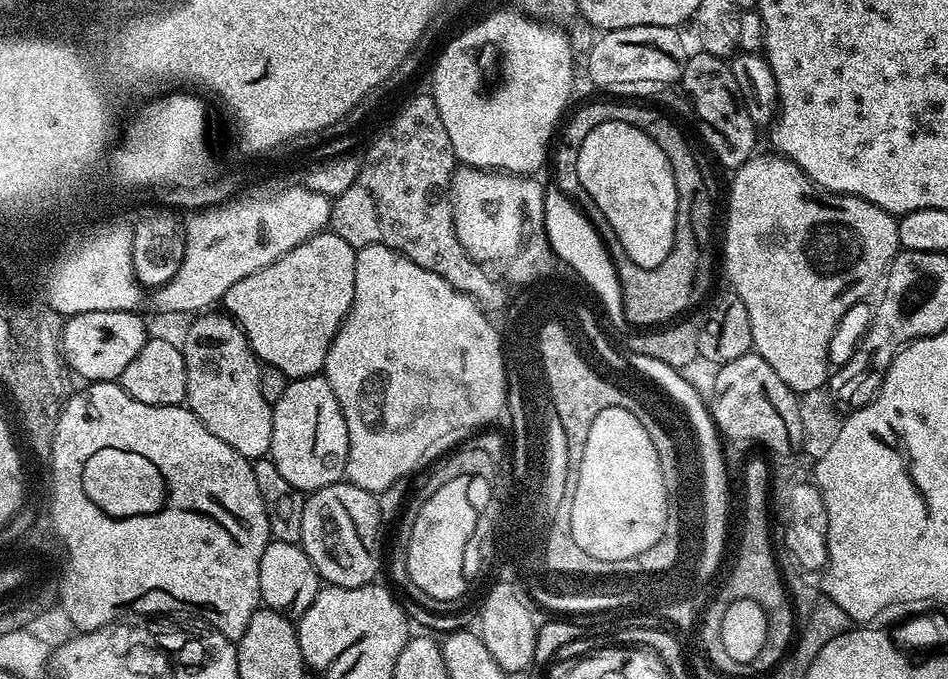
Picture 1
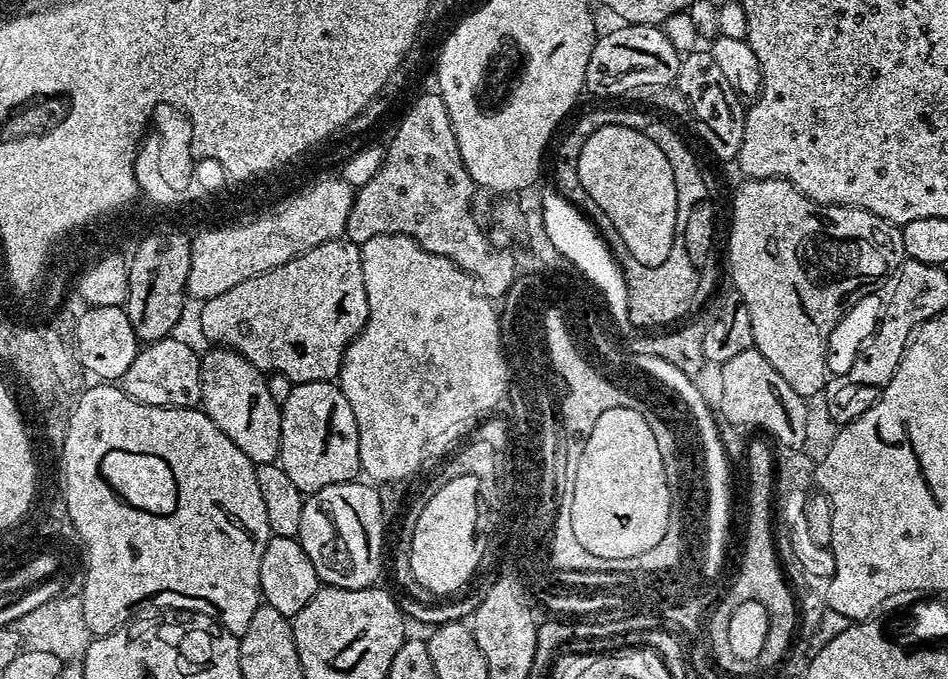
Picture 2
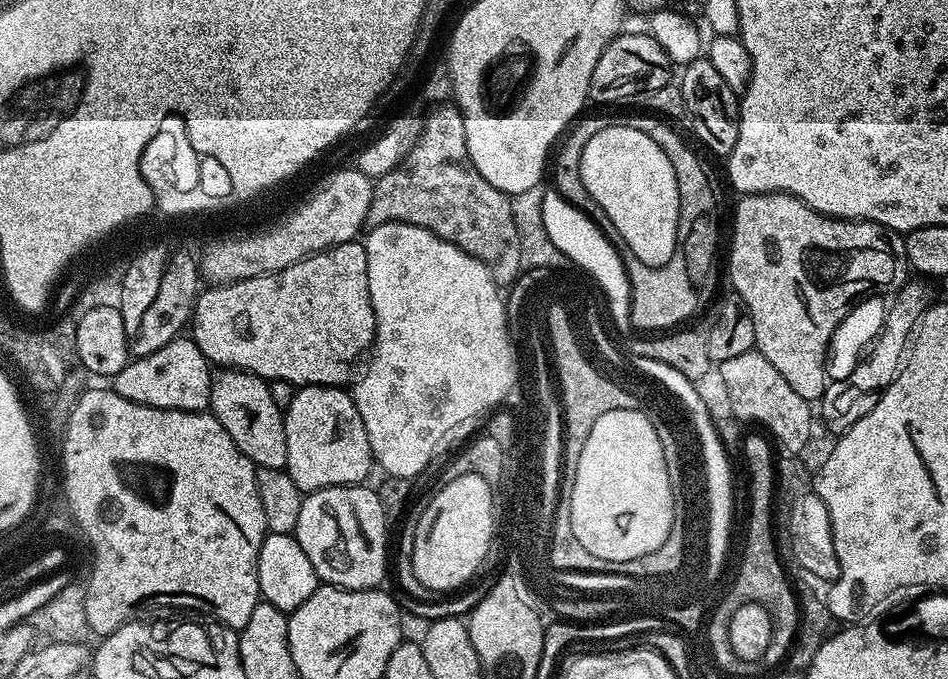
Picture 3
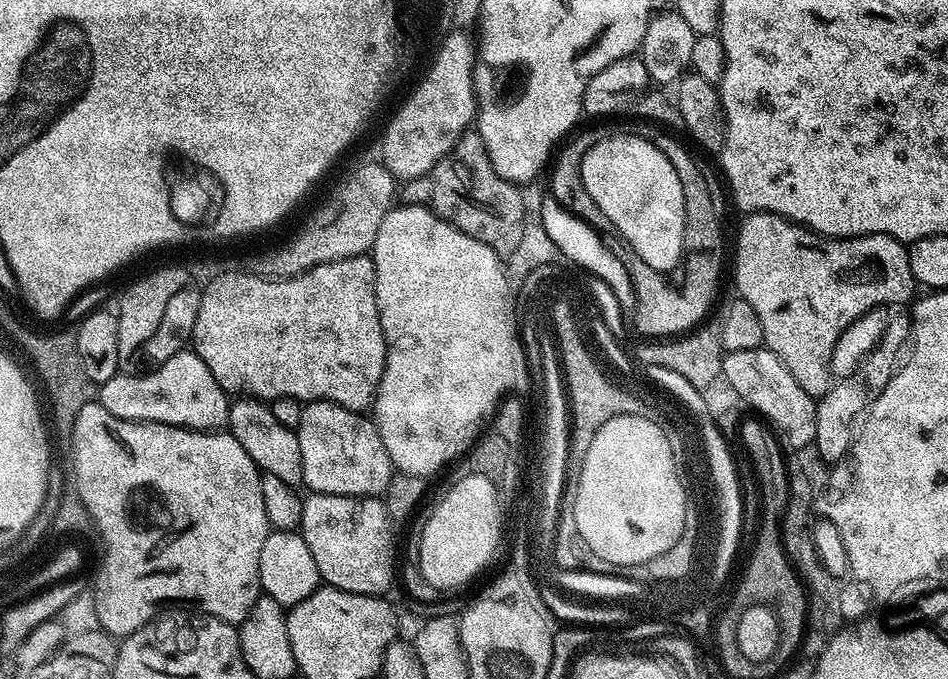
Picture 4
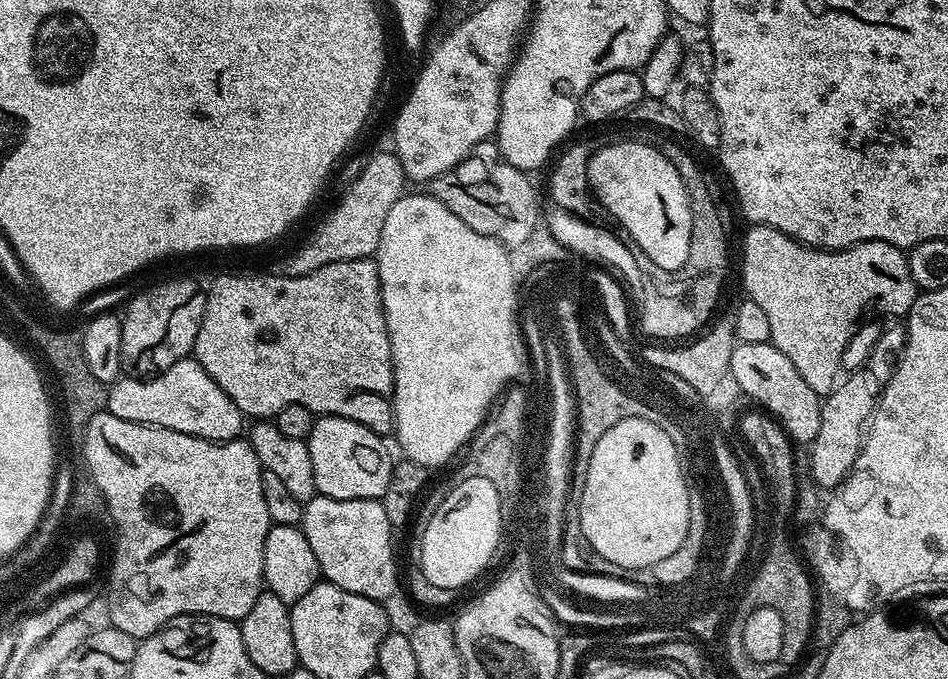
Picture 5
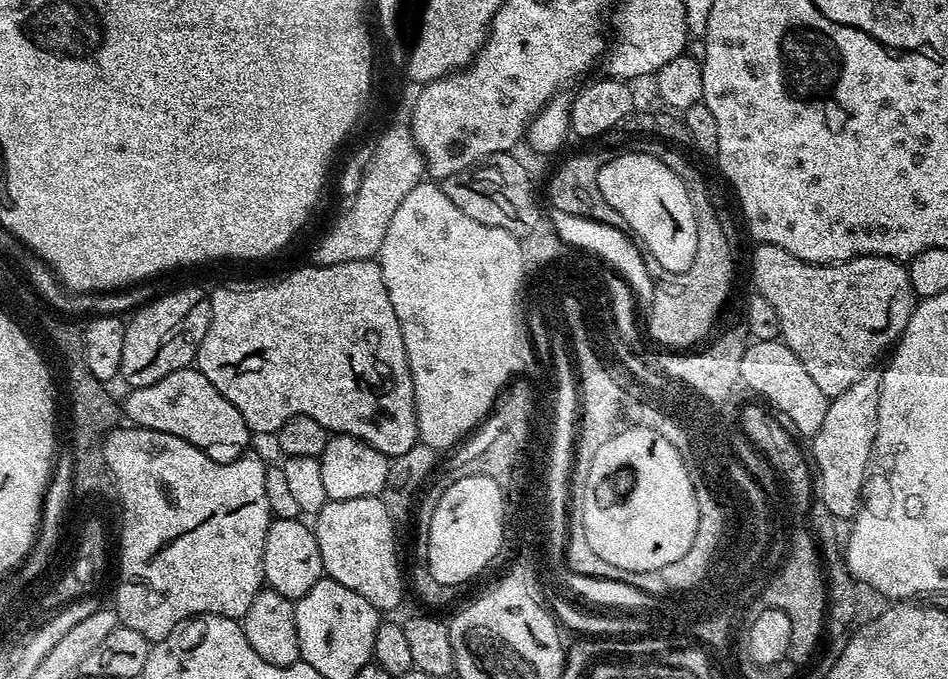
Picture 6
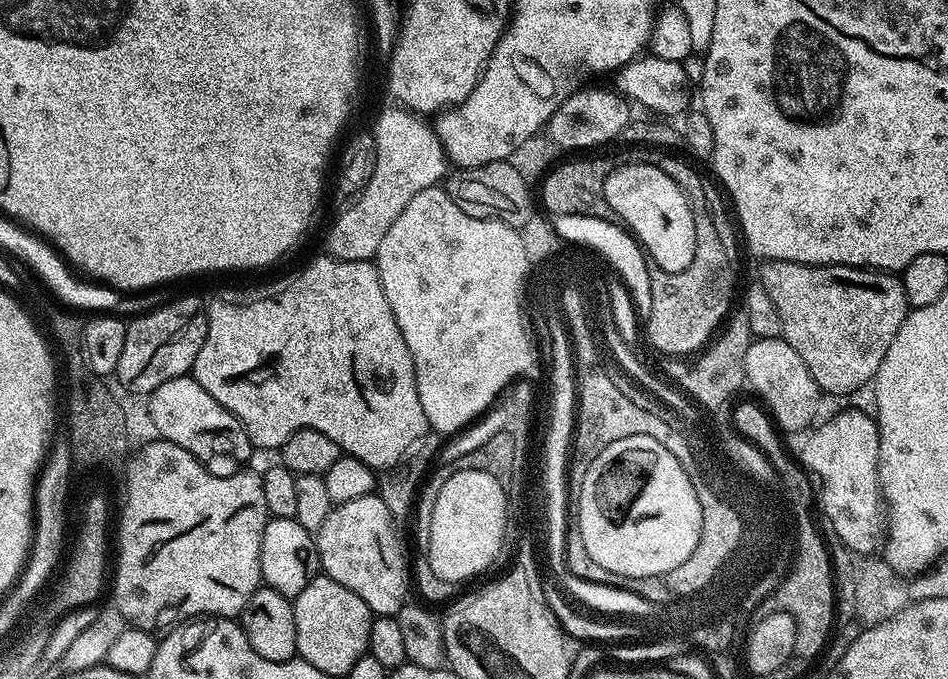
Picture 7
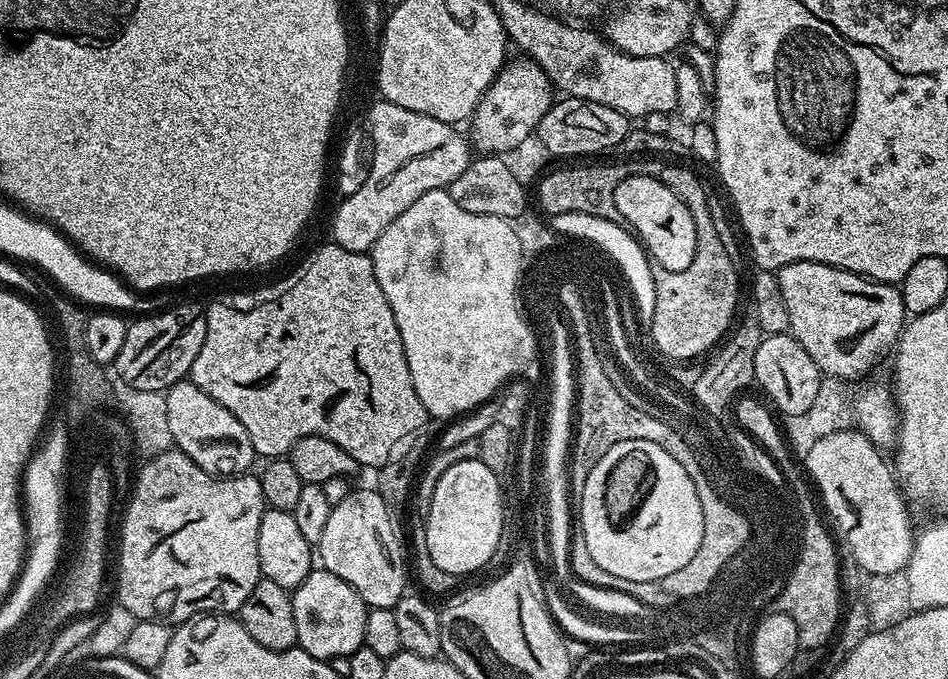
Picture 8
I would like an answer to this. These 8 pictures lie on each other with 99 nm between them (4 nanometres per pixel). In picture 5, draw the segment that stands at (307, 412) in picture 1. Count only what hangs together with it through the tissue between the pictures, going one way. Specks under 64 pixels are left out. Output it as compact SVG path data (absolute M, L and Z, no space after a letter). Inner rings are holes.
M316 416L306 441L310 462L314 462L314 482L321 496L339 500L380 500L390 486L394 459L381 433L341 416Z

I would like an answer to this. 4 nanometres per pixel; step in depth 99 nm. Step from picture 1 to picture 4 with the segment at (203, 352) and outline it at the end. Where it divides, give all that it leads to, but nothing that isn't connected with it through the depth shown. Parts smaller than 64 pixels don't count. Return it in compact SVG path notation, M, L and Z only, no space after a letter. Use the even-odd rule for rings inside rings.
M255 398L237 400L240 401L237 404L235 401L228 409L227 431L231 432L234 438L238 438L242 450L250 454L250 458L261 473L275 474L277 478L282 478L282 482L299 489L304 483L304 475L302 474L302 449L298 447L295 431L282 426L282 422L274 418L271 407L265 401Z

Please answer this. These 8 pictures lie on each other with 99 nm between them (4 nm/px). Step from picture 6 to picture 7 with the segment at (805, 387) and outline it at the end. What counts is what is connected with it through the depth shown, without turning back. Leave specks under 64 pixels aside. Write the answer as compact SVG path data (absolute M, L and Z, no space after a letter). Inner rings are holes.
M753 339L750 350L746 350L744 375L750 388L752 384L753 390L761 396L759 399L766 405L773 421L785 433L787 433L786 431L802 431L801 433L803 433L817 419L817 417L815 418L816 407L819 406L820 399L822 399L820 388L814 382L810 370L806 370L806 362L802 362L802 358L798 358L798 350L794 350L794 346L787 344L784 339Z

